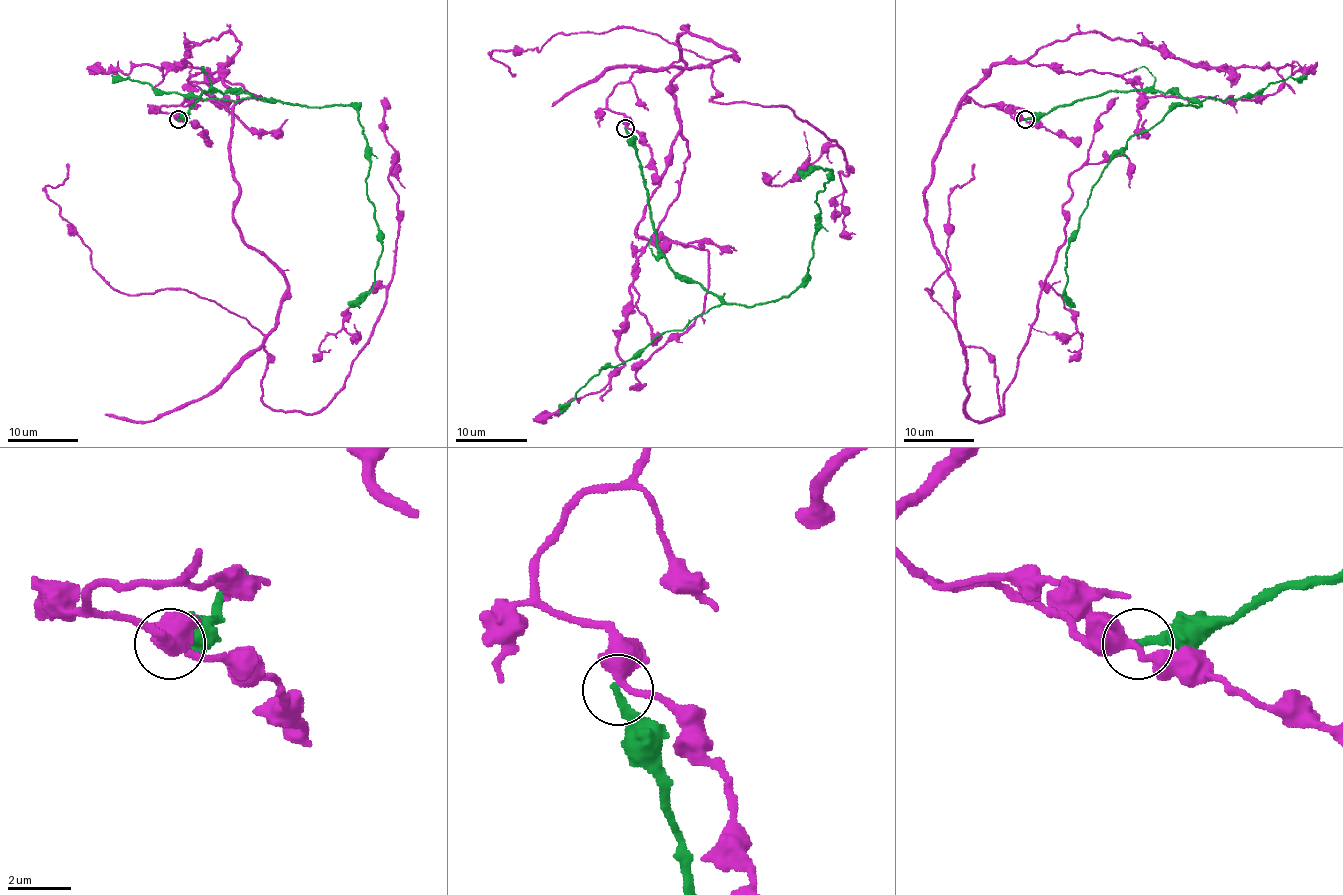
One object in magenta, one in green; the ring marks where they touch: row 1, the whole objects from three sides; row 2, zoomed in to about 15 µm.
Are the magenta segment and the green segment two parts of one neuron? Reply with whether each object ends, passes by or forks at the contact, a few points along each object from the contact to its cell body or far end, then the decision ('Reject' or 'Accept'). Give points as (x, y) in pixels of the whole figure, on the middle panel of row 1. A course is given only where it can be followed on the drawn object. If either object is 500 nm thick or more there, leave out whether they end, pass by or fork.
At the ring magenta passes by. At the ring green ends. Course of magenta: (626, 127), (610, 93), (671, 66), (687, 27), (735, 55), (710, 100), (785, 105), (842, 148), (835, 222). Course of green: (626, 129), (656, 250), (731, 304), (787, 297), (807, 274), (816, 195), (832, 170), (798, 170). Reject

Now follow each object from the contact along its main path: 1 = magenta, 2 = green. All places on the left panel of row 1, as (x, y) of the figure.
1: (178, 118), (163, 106), (231, 111), (233, 223), (286, 283), (261, 399), (318, 413), (392, 279), (385, 97)
2: (178, 118), (203, 90), (352, 104), (364, 134), (366, 194), (382, 256), (374, 284), (348, 306)

